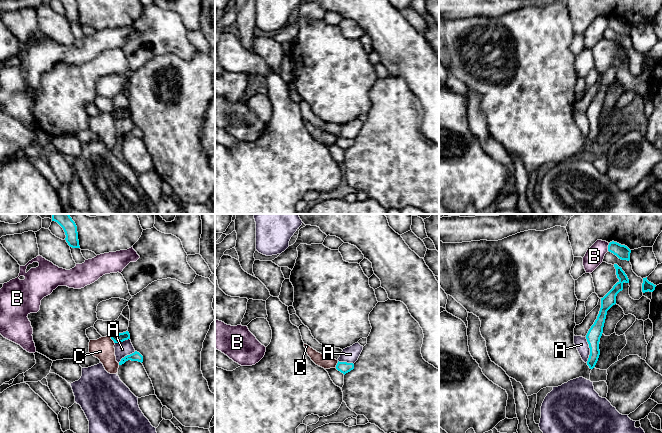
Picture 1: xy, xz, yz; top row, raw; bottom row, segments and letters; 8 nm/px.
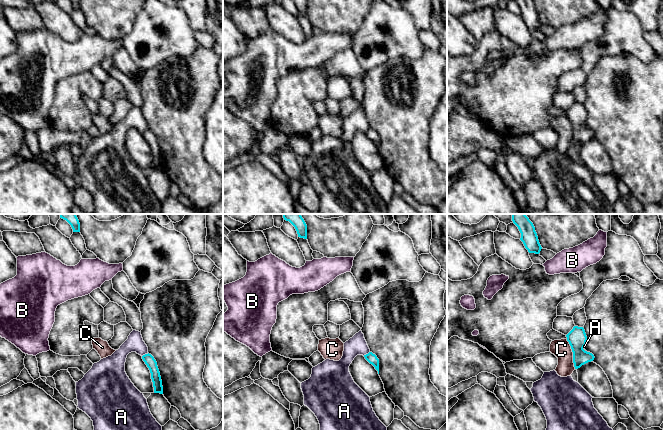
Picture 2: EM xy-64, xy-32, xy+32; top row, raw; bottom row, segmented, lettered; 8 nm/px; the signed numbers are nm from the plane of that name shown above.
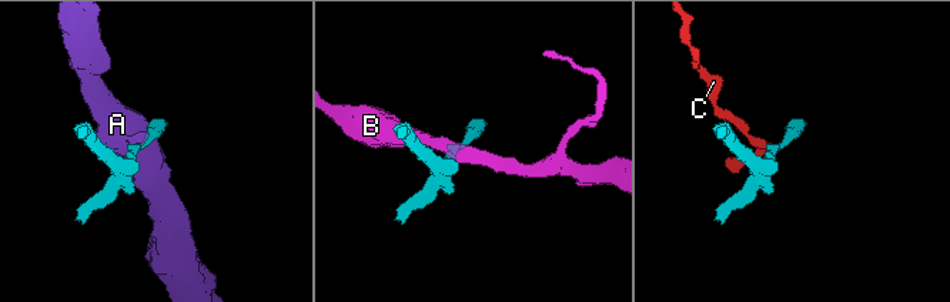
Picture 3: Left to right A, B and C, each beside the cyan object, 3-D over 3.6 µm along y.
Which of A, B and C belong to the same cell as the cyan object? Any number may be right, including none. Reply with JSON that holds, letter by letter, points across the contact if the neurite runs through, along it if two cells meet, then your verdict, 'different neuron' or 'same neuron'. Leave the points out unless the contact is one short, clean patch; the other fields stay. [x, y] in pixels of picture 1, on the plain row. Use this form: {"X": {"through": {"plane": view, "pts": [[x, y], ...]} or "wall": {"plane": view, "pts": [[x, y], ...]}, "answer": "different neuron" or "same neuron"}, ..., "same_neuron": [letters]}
{"A": {"wall": {"plane": "yz", "pts": [[585, 113], [589, 124], [587, 138]]}, "answer": "different neuron"}, "B": {"wall": {"plane": "yz", "pts": [[609, 19], [607, 26]]}, "answer": "different neuron"}, "C": {"wall": {"plane": "xz", "pts": [[338, 137], [335, 143]]}, "answer": "different neuron"}, "same_neuron": []}

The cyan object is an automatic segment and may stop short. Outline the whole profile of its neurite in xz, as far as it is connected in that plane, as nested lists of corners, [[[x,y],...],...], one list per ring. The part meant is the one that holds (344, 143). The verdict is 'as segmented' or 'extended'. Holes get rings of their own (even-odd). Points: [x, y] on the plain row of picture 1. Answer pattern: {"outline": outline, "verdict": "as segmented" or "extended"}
{"outline": [[[339,138],[336,141],[336,145],[343,149],[344,151],[351,146],[354,145],[354,140],[353,139],[347,139],[347,138]]], "verdict": "as segmented"}

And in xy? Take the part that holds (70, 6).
{"outline": [[[59,0],[66,11],[66,18],[72,24],[80,24],[76,0]]], "verdict": "as segmented"}

